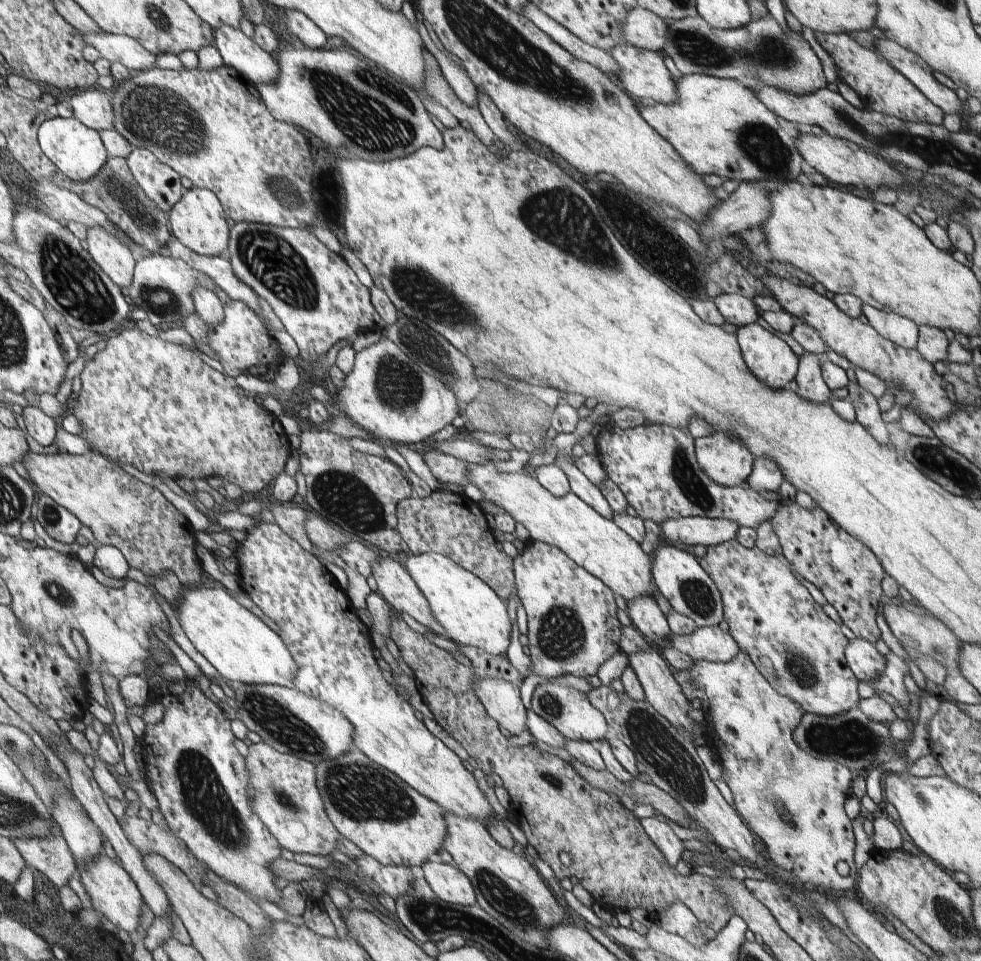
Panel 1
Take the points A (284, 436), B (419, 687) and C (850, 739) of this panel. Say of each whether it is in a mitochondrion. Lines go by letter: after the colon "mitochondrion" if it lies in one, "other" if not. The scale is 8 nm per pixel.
A: other
B: other
C: mitochondrion

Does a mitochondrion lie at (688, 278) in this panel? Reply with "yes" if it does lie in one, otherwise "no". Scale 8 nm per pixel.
yes

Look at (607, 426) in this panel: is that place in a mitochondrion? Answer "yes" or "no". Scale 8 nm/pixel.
no

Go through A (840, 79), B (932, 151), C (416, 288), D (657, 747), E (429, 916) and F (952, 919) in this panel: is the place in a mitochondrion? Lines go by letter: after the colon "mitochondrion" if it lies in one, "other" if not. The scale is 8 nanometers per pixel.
A: other
B: mitochondrion
C: mitochondrion
D: mitochondrion
E: mitochondrion
F: mitochondrion

